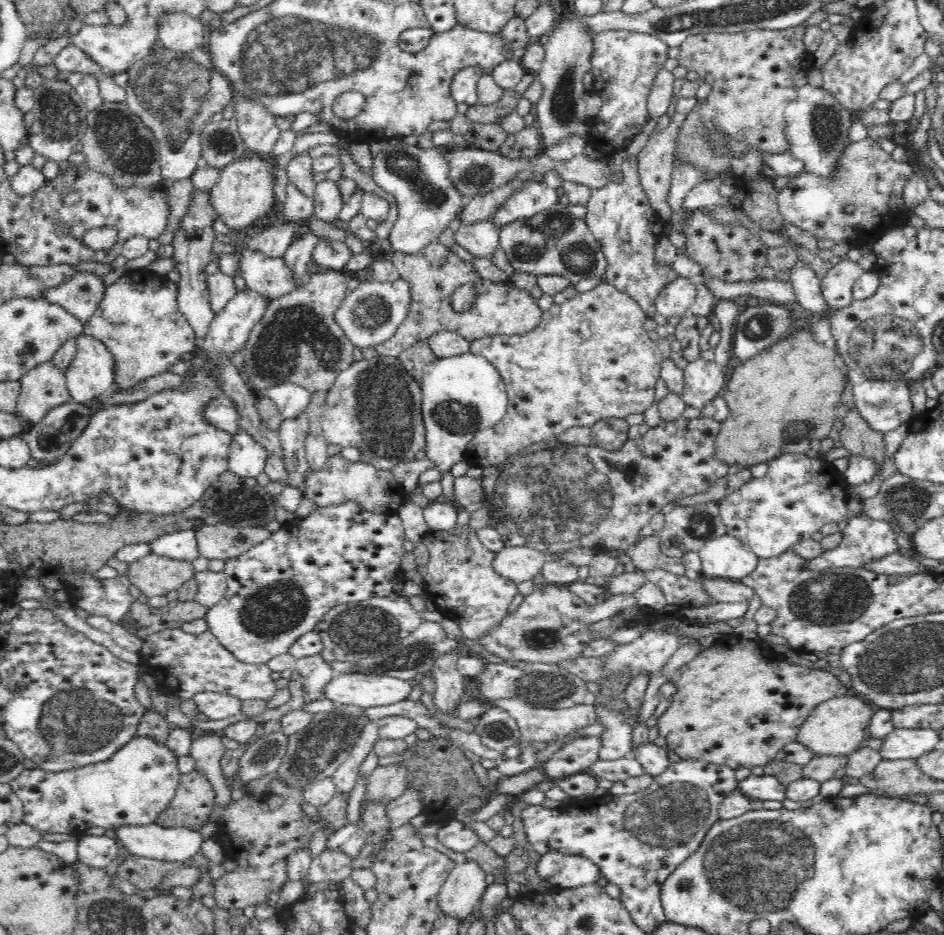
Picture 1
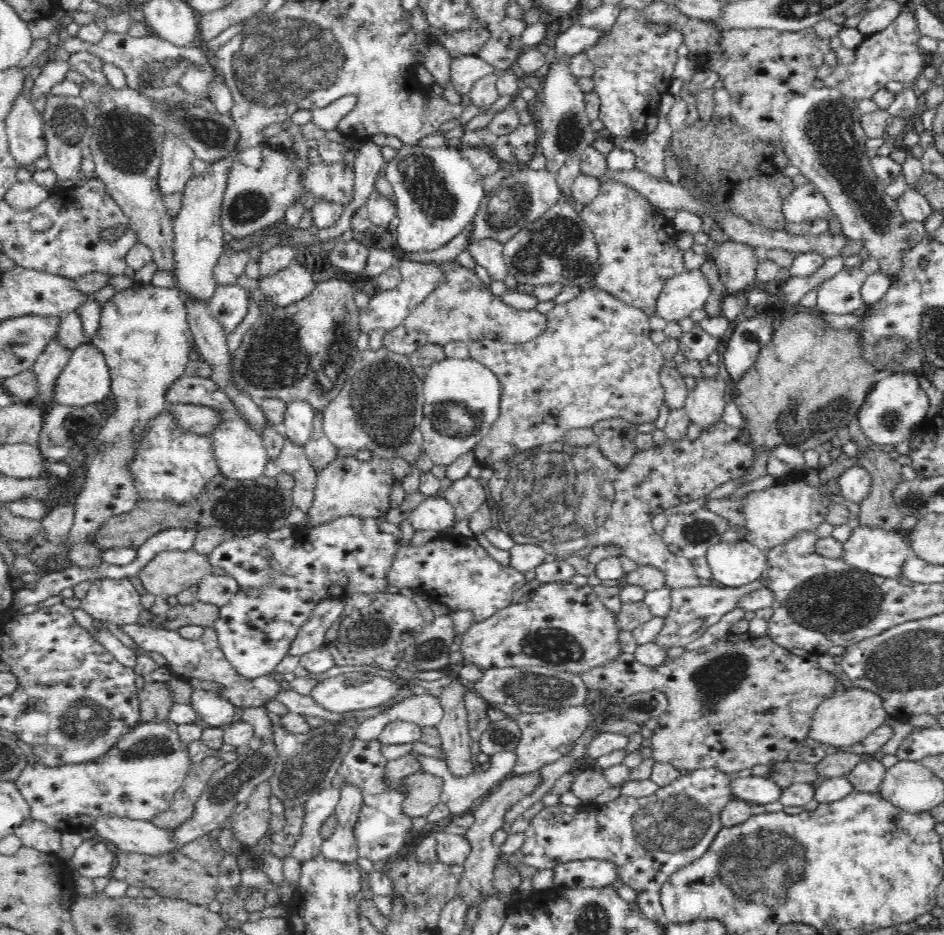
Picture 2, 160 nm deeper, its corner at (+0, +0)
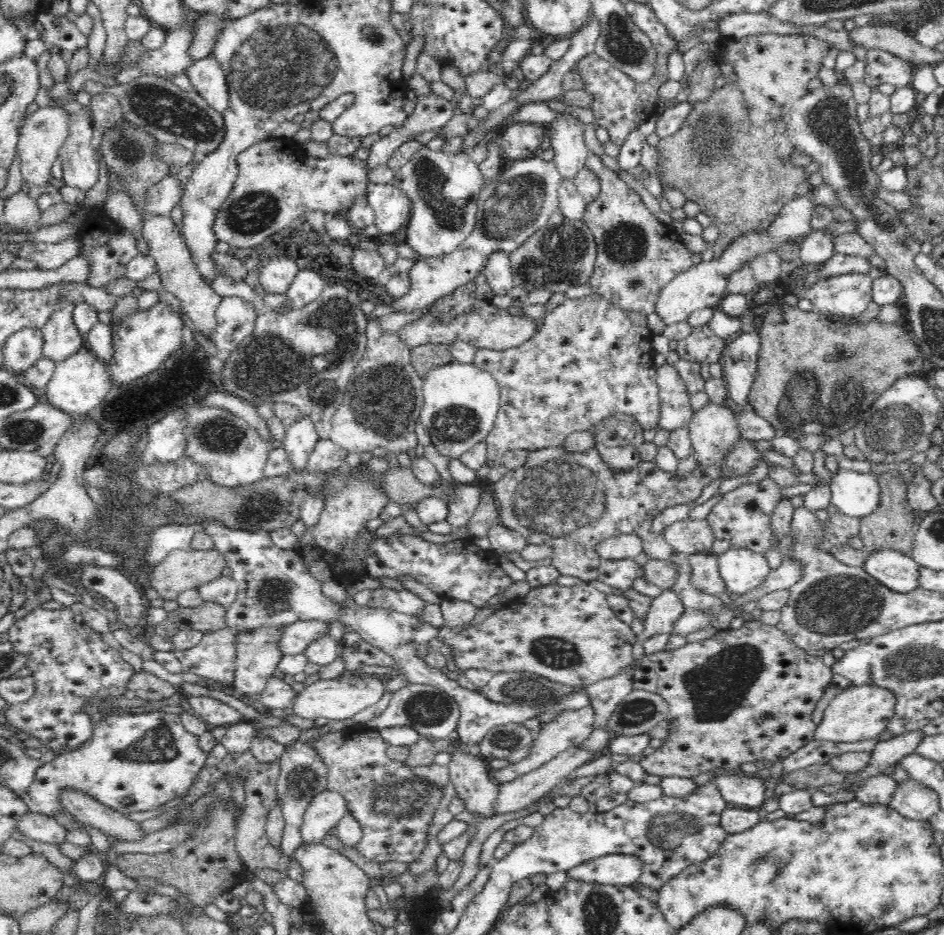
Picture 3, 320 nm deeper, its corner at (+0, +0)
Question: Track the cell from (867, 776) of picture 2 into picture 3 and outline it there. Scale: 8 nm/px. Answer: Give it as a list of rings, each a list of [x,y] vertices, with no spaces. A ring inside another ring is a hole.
[[[891,774],[869,778],[856,792],[856,800],[865,806],[891,806],[896,794],[897,782]]]

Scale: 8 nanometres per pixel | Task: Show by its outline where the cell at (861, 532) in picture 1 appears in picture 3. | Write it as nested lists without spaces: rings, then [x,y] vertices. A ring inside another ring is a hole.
[[[892,549],[872,553],[863,566],[870,576],[896,593],[911,593],[920,587],[920,567],[912,556]]]

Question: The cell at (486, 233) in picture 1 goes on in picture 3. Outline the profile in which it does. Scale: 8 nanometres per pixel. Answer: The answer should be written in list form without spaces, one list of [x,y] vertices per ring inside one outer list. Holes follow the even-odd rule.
[[[494,252],[484,268],[485,281],[494,295],[506,295],[515,286],[510,265],[510,256],[504,252]]]

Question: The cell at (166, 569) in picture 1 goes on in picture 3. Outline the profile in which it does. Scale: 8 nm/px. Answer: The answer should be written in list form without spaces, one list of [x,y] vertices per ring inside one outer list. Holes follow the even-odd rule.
[[[216,547],[206,551],[197,551],[192,548],[170,552],[160,564],[152,568],[149,576],[149,586],[153,586],[163,600],[177,600],[181,592],[197,589],[201,584],[216,580],[222,576],[227,566],[227,558]]]

